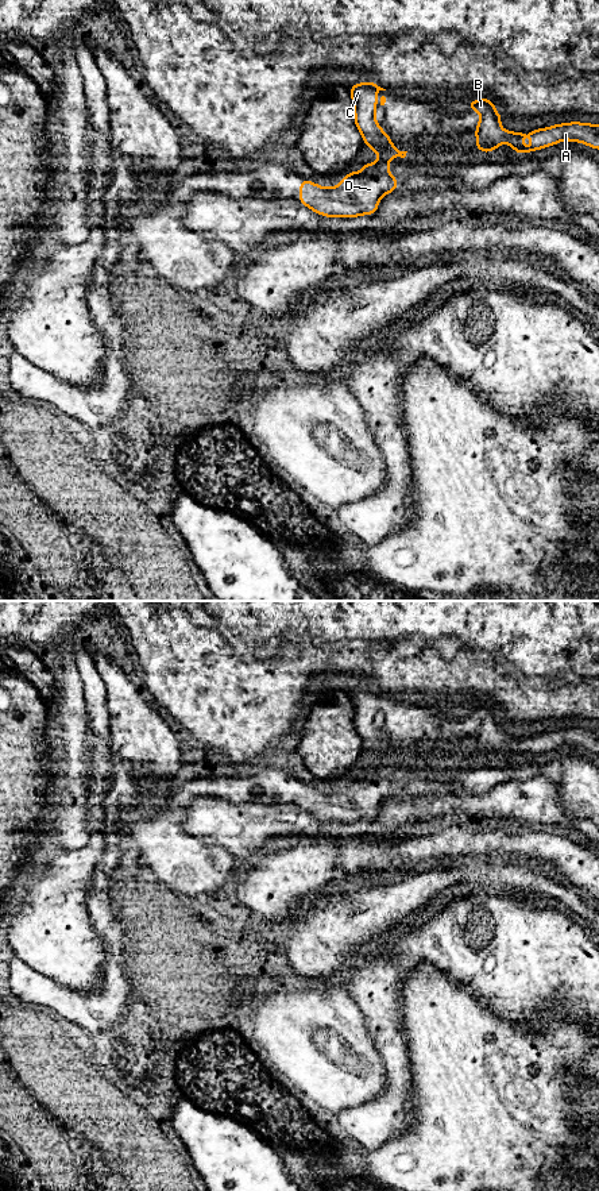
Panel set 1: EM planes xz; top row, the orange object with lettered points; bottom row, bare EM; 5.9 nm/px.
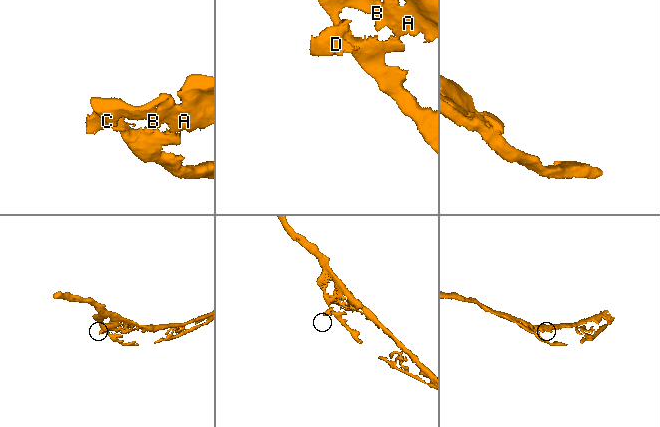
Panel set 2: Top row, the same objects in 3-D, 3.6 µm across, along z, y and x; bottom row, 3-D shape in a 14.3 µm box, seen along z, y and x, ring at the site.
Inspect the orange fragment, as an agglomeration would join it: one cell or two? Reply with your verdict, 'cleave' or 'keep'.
cleave

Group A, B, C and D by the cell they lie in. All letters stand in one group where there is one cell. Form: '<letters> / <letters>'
A B C / D

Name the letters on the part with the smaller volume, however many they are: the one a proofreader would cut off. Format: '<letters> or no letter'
D

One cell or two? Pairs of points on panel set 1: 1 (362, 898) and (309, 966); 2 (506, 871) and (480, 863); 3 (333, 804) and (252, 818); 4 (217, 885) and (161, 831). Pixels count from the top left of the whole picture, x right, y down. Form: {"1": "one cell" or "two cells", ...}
{"1": "one cell", "2": "one cell", "3": "two cells", "4": "one cell"}

